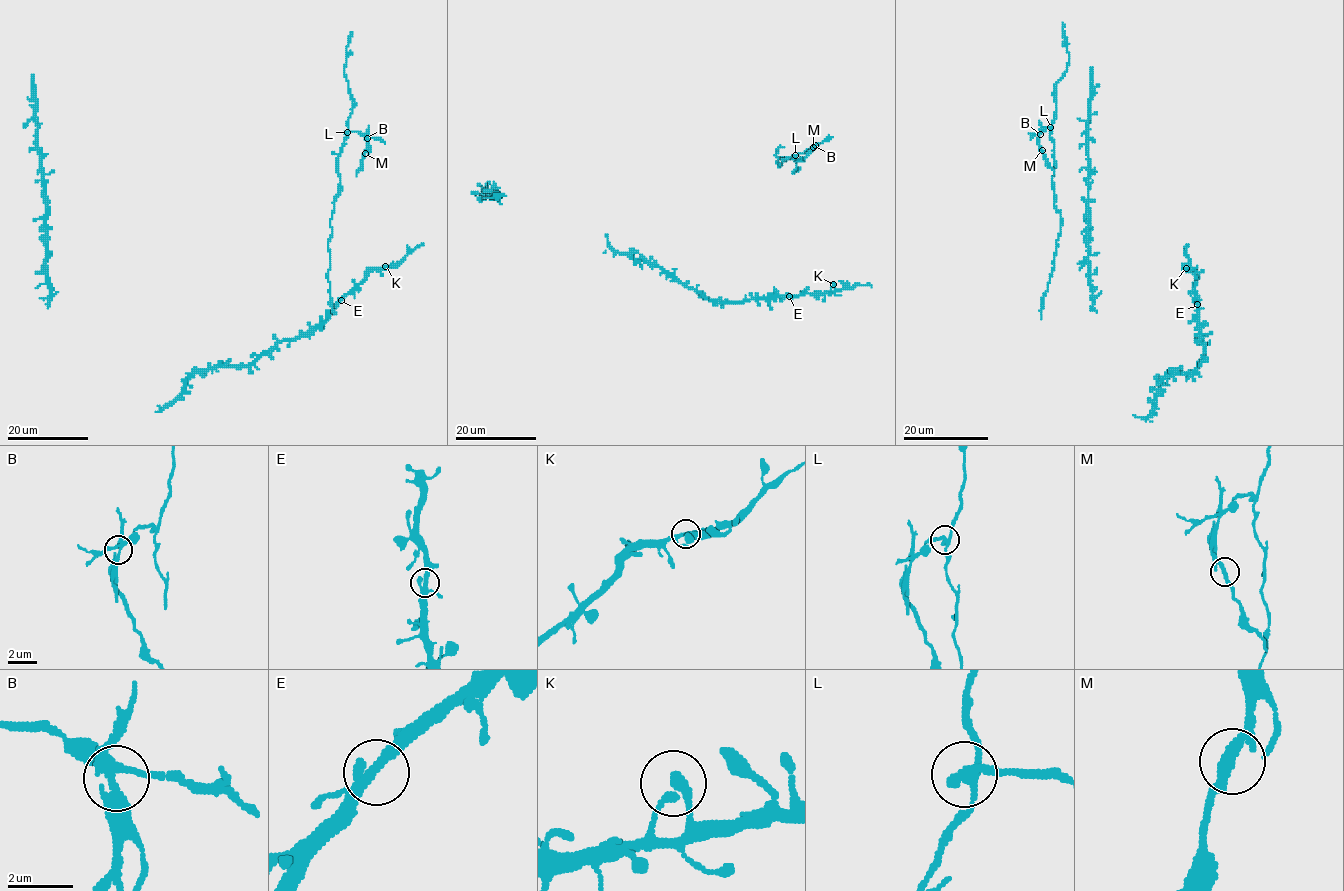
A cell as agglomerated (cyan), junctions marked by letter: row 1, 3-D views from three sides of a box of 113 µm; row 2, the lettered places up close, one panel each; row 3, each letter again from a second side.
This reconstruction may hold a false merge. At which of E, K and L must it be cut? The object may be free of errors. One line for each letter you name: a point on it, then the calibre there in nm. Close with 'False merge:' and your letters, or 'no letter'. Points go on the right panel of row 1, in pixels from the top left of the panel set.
L: place (1050, 127); calibre 240 nm
False merge: L

